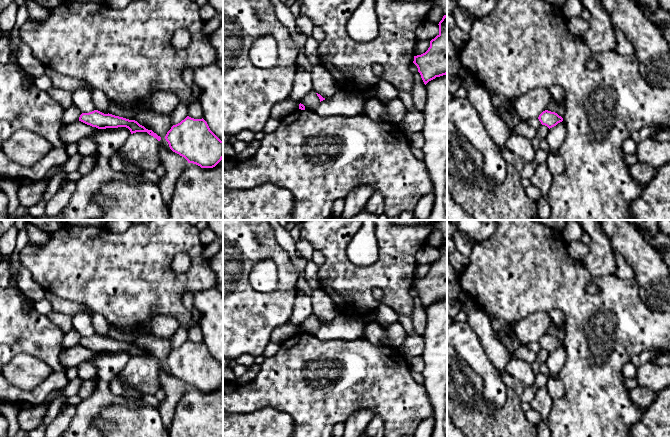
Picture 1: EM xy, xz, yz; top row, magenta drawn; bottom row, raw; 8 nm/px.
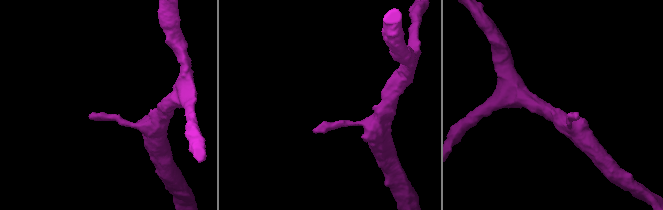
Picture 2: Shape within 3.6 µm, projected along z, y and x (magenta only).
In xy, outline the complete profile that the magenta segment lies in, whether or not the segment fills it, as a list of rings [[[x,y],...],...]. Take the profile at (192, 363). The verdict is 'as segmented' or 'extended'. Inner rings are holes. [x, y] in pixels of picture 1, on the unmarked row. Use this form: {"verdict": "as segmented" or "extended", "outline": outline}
{"verdict": "as segmented", "outline": [[[187,340],[180,347],[173,349],[165,360],[170,373],[184,381],[188,387],[193,387],[201,392],[213,392],[223,383],[223,365],[221,365],[202,343]]]}

